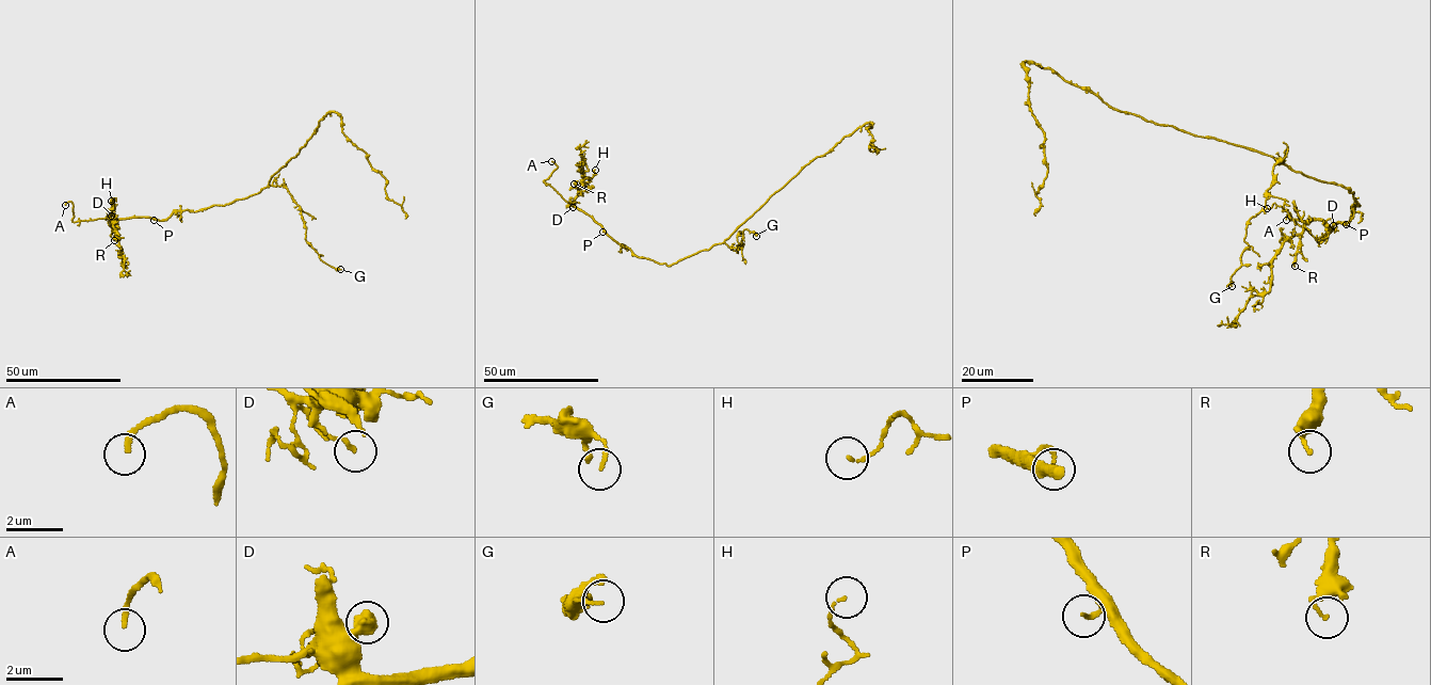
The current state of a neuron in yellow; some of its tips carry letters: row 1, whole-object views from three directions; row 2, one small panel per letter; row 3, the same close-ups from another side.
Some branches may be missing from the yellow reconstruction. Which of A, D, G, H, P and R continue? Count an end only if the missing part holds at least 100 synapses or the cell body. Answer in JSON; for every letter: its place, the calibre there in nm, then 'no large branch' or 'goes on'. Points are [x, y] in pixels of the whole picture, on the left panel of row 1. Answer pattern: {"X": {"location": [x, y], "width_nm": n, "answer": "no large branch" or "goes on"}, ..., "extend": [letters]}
{"A": {"location": [65, 205], "width_nm": 190, "answer": "goes on"}, "D": {"location": [111, 216], "width_nm": 130, "answer": "no large branch"}, "G": {"location": [340, 269], "width_nm": 140, "answer": "no large branch"}, "H": {"location": [111, 201], "width_nm": 100, "answer": "no large branch"}, "P": {"location": [154, 220], "width_nm": 140, "answer": "no large branch"}, "R": {"location": [114, 240], "width_nm": 120, "answer": "no large branch"}, "extend": ["A"]}

